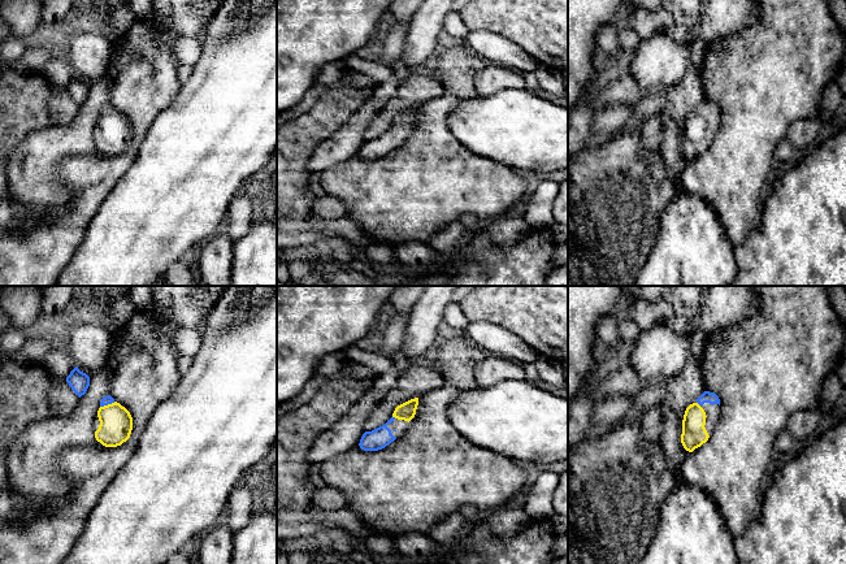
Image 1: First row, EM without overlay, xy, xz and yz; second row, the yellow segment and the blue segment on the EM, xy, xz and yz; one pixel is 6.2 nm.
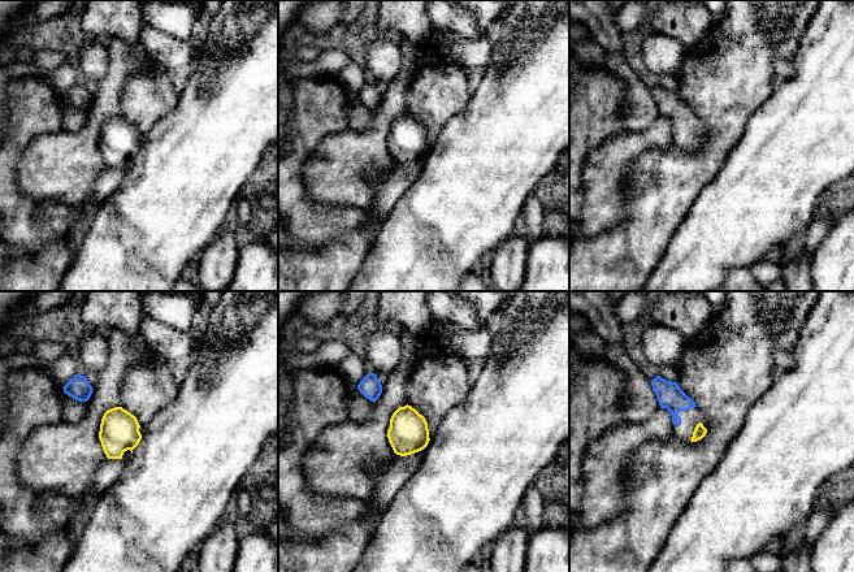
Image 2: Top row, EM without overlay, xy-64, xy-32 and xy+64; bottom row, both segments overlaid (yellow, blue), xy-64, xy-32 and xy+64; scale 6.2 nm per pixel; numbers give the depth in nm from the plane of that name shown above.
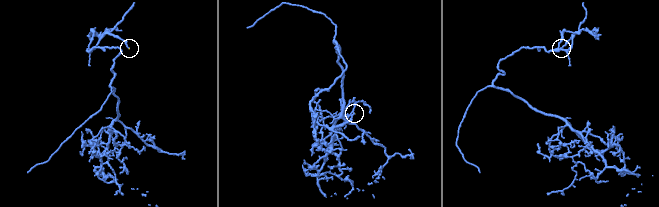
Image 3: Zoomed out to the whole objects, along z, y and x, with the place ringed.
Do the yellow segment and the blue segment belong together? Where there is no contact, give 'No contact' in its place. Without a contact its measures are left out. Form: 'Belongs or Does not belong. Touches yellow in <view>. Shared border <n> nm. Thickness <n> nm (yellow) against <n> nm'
Belongs. Touches yellow in xy. Shared border 100 nm. Thickness 200 nm (yellow) against 60 nm

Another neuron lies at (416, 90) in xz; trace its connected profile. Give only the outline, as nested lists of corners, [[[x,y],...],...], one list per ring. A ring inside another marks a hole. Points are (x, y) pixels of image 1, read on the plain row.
[[[418,74],[408,77],[400,83],[396,94],[372,120],[364,134],[364,142],[385,134],[392,126],[398,114],[420,107],[431,99],[441,97],[444,94],[443,83],[434,77]]]

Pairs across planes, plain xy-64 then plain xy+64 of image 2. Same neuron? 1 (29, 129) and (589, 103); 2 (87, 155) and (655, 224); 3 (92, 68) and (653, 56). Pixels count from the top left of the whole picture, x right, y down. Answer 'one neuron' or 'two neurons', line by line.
1: one neuron
2: two neurons
3: one neuron

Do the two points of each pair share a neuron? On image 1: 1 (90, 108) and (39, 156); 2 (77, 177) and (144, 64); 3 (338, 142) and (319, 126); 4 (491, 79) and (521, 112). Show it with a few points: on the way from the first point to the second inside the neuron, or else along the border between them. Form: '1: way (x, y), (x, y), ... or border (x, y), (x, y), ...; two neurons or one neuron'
1: way (81, 122), (64, 139), (53, 143); one neuron
2: way (112, 168), (134, 147), (140, 126), (140, 99); one neuron
3: border (354, 115), (326, 138), (311, 157); two neurons
4: border (525, 87), (502, 89), (478, 98); two neurons

